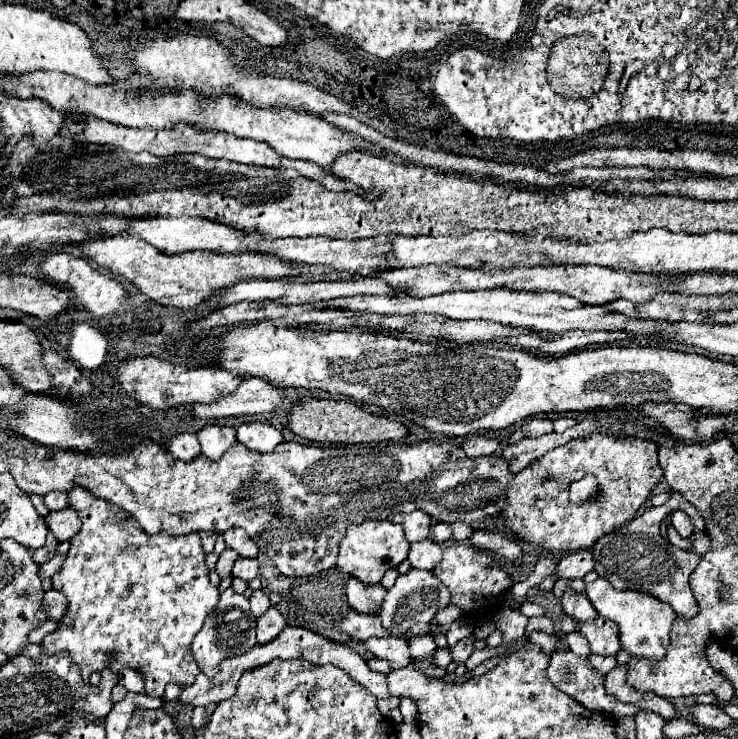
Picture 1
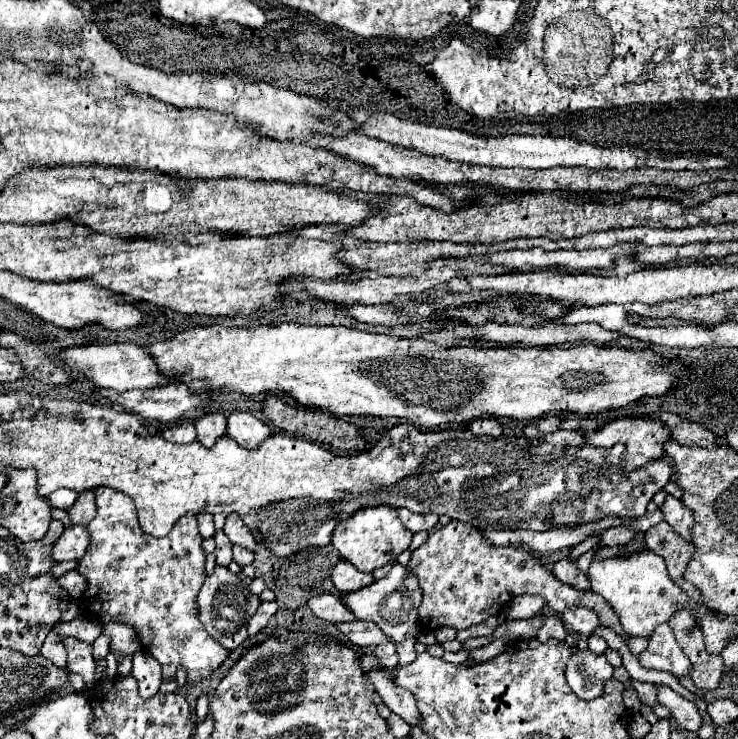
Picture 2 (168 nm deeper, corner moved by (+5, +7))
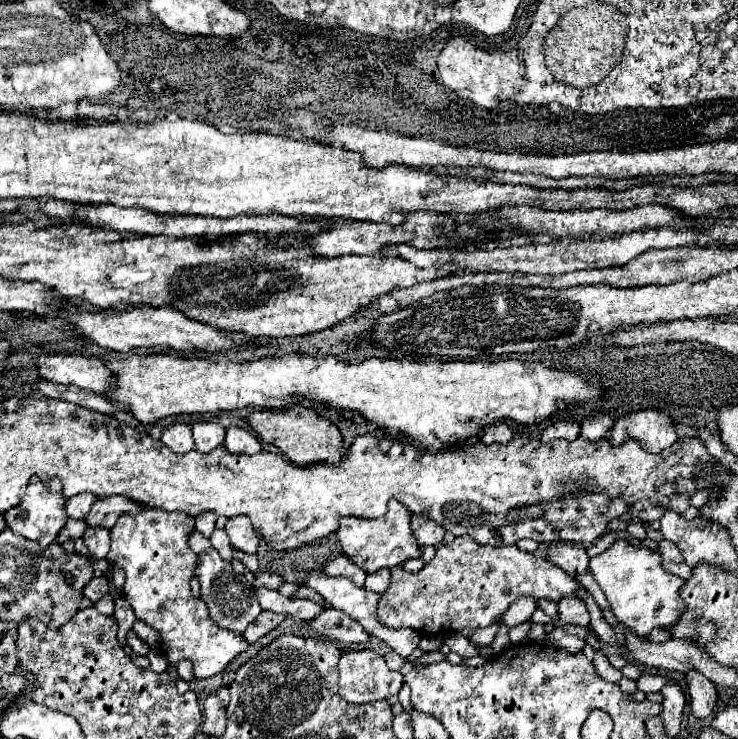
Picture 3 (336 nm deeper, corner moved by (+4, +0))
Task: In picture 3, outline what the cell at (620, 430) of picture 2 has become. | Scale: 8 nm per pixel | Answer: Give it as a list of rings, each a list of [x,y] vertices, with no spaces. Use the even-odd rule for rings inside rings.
[[[637,411],[617,419],[613,425],[609,443],[613,447],[621,445],[627,437],[641,439],[649,445],[651,453],[661,453],[665,447],[677,441],[673,421],[661,411]]]

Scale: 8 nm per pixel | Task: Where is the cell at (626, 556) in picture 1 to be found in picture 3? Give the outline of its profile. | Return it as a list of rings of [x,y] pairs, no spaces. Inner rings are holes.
[[[691,667],[691,671],[685,671],[687,687],[691,695],[691,709],[697,717],[707,717],[713,713],[713,707],[717,703],[717,687],[701,673]]]

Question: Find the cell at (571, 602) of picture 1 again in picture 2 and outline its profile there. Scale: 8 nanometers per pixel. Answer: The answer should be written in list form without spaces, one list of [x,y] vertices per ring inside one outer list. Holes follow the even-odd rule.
[[[560,558],[554,564],[554,574],[566,584],[574,584],[574,588],[590,588],[590,580],[588,580],[586,572],[582,572],[574,560]]]

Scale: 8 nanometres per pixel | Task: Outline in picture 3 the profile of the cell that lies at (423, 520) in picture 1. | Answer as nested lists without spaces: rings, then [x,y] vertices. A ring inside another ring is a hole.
[[[421,515],[419,517],[411,517],[411,531],[417,539],[419,545],[441,545],[443,543],[443,537],[445,537],[445,529],[429,519],[423,519]]]

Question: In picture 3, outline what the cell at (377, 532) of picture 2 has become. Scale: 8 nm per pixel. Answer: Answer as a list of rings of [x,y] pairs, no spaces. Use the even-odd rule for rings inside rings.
[[[389,501],[389,509],[383,517],[377,519],[361,519],[361,517],[343,517],[337,529],[337,537],[341,541],[343,553],[367,573],[375,573],[379,569],[393,569],[403,565],[407,559],[419,557],[419,545],[409,529],[411,513],[399,505],[397,501]]]

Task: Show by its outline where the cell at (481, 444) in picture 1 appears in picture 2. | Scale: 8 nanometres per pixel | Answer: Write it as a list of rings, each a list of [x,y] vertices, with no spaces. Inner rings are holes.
[[[478,418],[470,424],[470,430],[474,434],[488,434],[488,436],[500,436],[502,434],[502,426],[498,424],[496,418]]]

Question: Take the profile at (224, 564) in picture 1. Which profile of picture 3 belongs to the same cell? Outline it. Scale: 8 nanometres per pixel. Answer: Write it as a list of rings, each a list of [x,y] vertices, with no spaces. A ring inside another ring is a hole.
[[[215,529],[209,539],[211,539],[213,547],[219,551],[219,555],[221,555],[225,561],[231,561],[231,559],[233,559],[233,557],[231,557],[233,547],[231,547],[231,543],[229,543],[229,539],[227,539],[227,535],[225,535],[223,529]]]

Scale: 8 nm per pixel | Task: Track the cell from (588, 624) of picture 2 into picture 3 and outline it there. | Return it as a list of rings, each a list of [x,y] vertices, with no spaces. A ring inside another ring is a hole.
[[[565,597],[557,603],[559,617],[571,625],[589,625],[589,611],[581,599]]]

